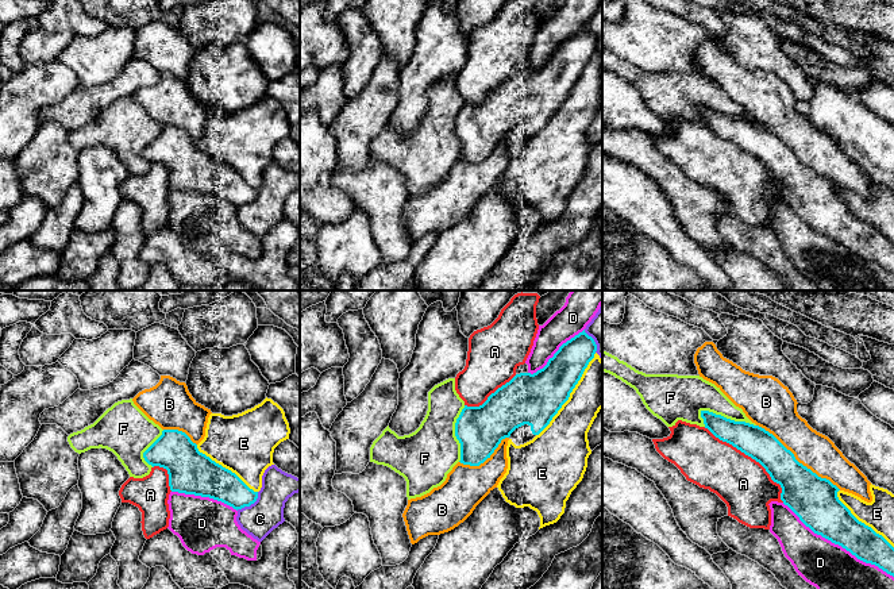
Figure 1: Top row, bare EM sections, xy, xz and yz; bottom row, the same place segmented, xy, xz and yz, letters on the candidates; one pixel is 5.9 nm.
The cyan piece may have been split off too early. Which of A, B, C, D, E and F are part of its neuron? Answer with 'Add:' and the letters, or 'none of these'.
Add: none of these

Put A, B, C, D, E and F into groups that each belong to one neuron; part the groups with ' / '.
A / B / C / D / E / F

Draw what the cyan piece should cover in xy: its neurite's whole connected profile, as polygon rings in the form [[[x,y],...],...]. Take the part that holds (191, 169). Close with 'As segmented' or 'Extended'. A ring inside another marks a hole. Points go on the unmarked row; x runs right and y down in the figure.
[[[163,127],[143,150],[143,155],[153,165],[167,168],[172,189],[209,195],[236,208],[250,204],[258,196],[258,189],[200,150],[197,142],[182,128]]]. As segmented

